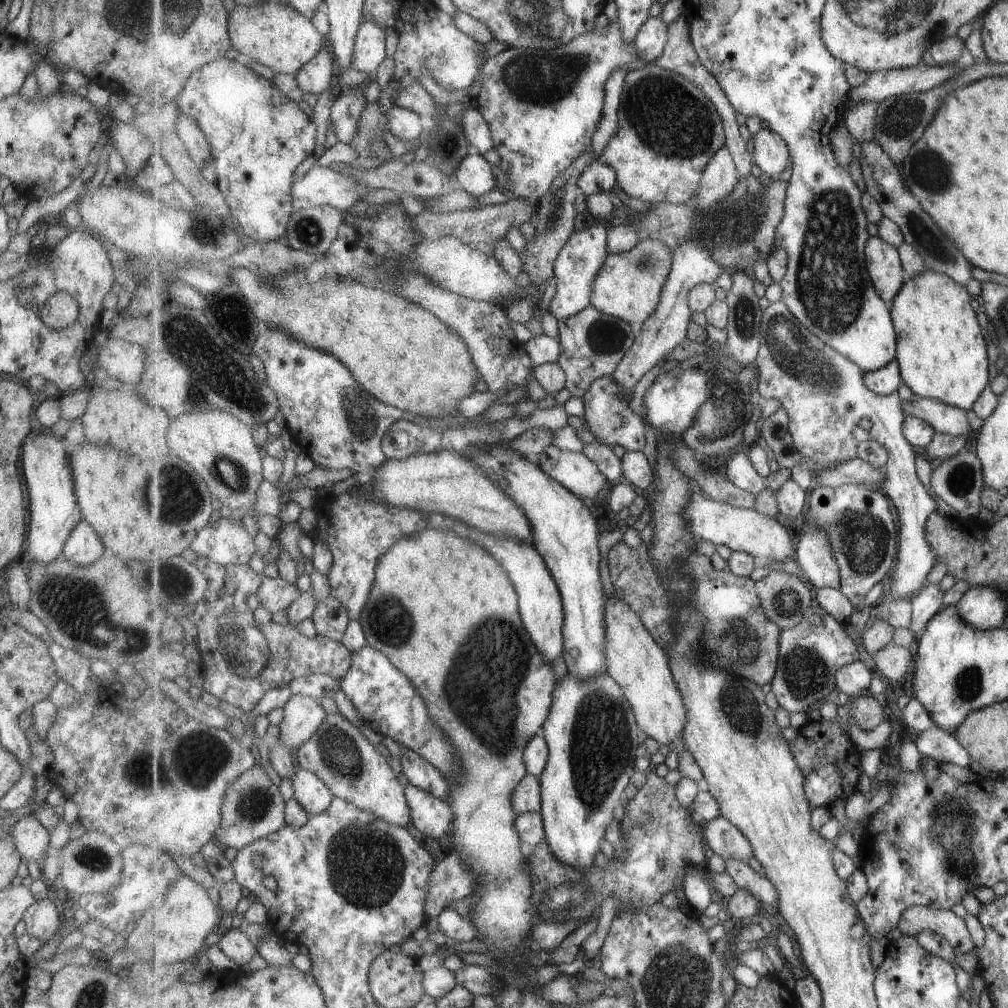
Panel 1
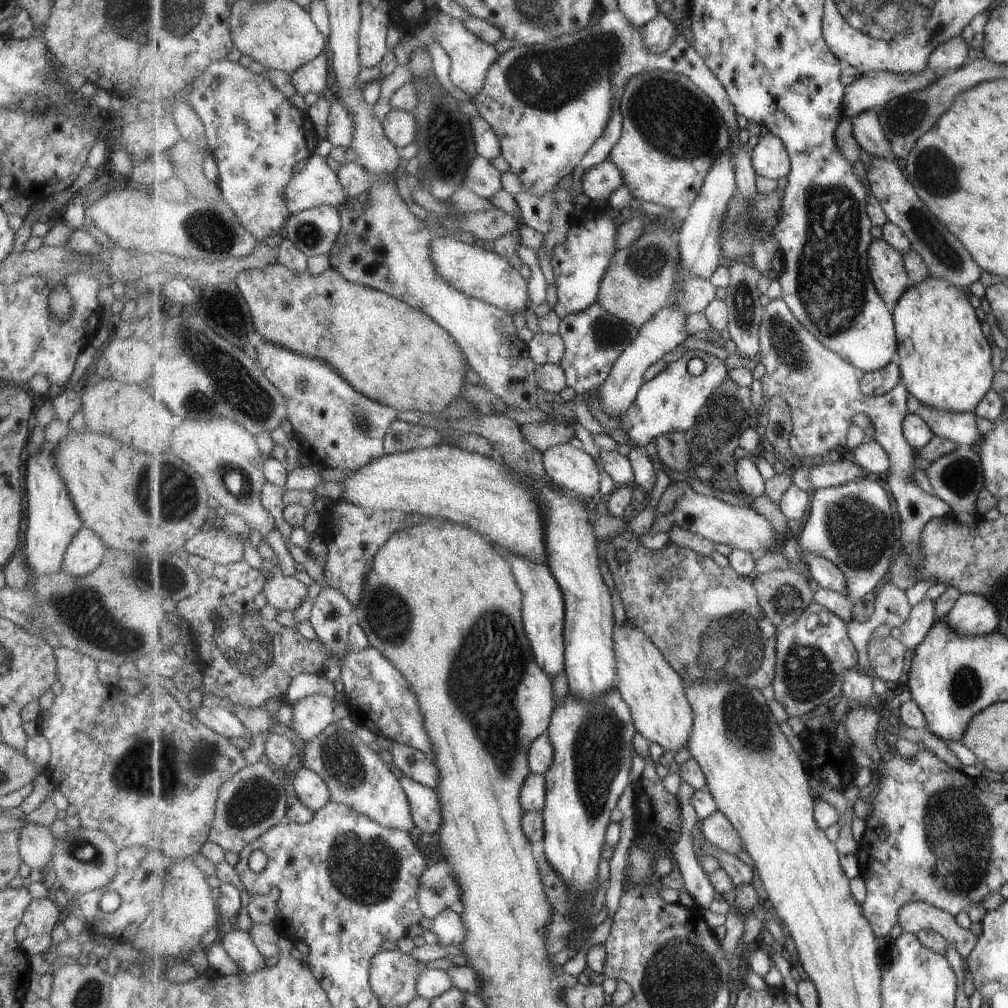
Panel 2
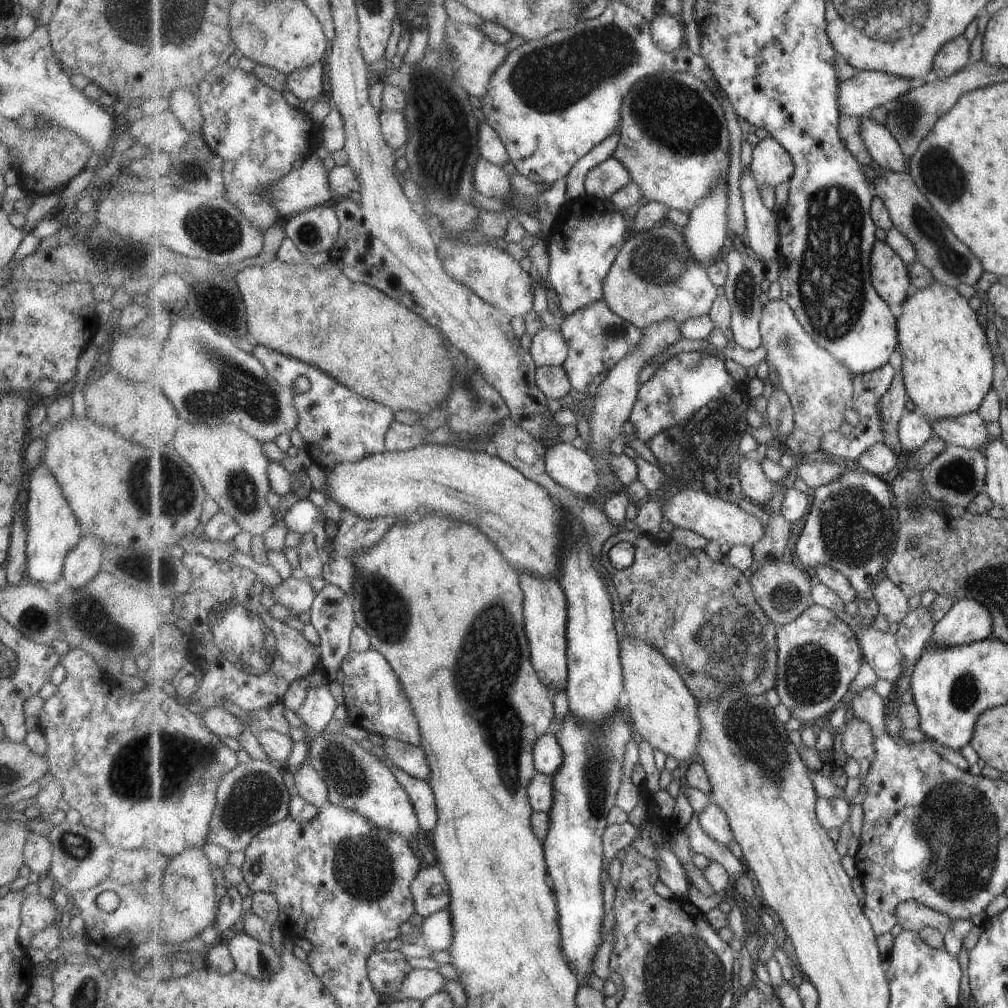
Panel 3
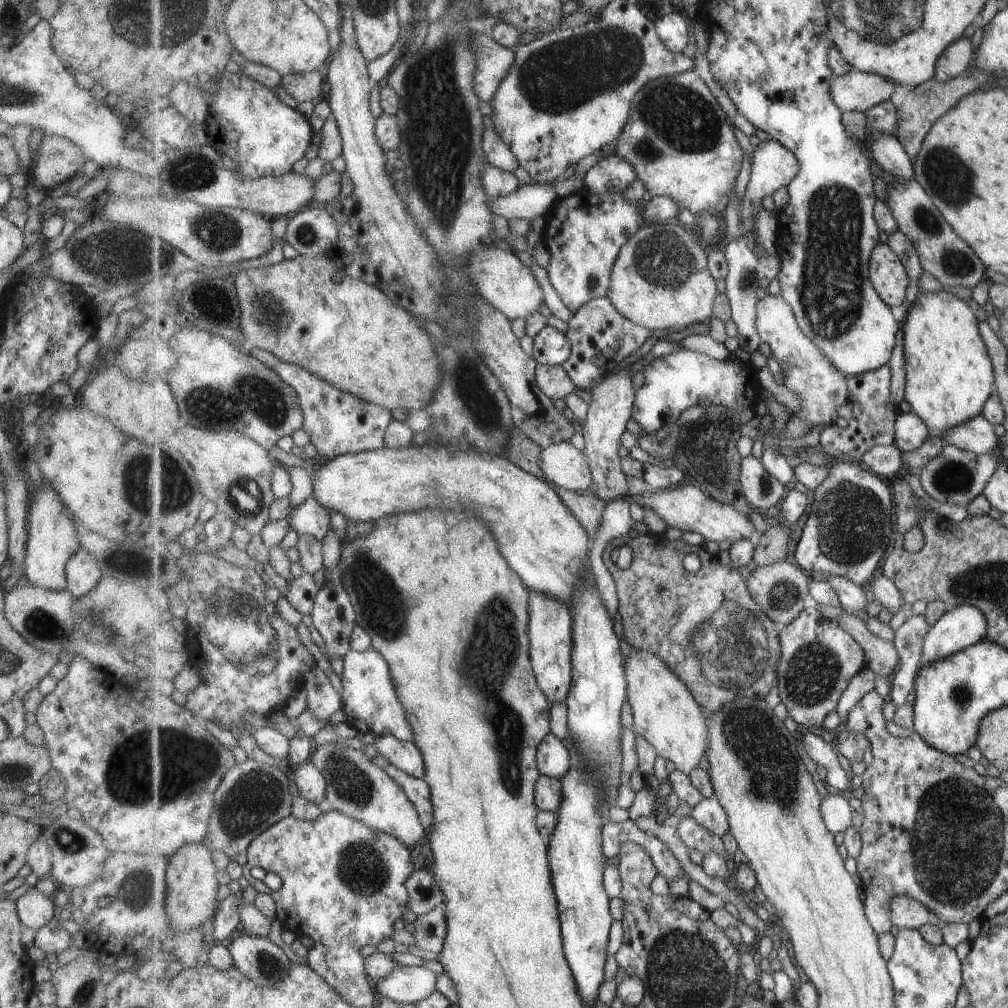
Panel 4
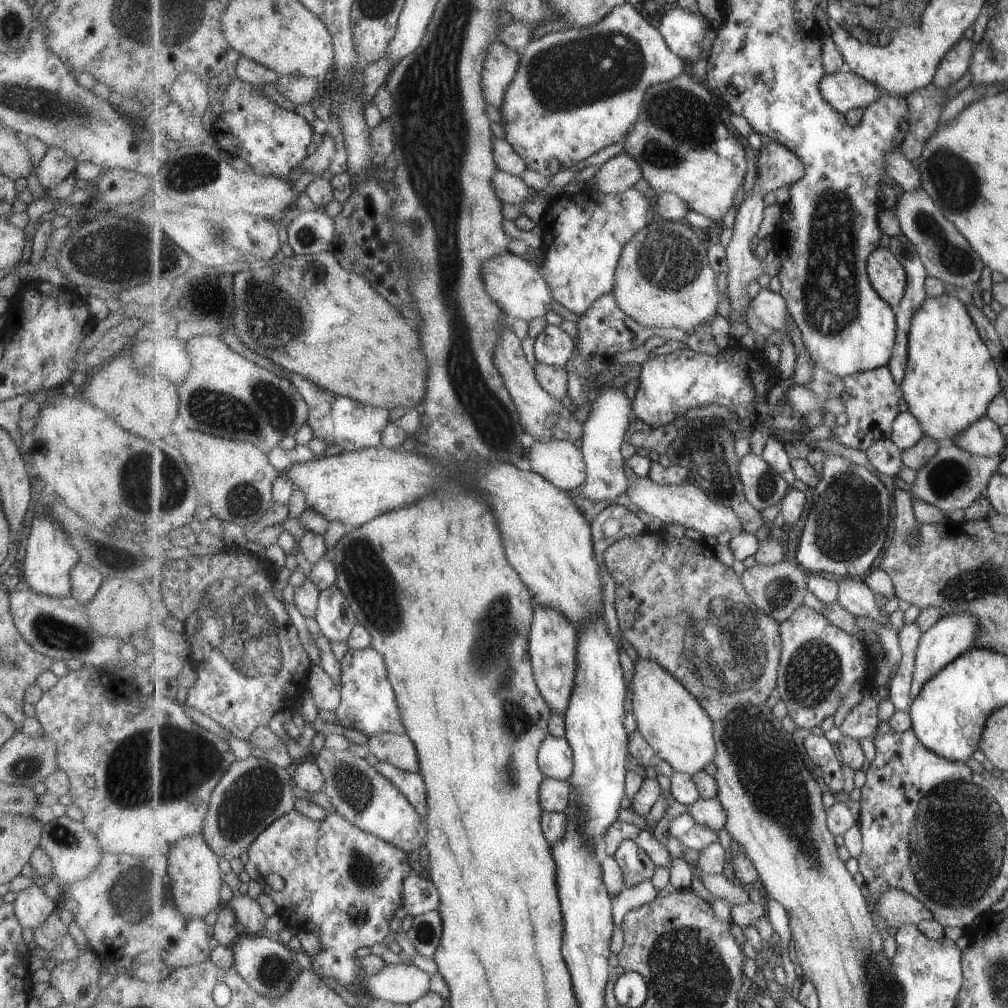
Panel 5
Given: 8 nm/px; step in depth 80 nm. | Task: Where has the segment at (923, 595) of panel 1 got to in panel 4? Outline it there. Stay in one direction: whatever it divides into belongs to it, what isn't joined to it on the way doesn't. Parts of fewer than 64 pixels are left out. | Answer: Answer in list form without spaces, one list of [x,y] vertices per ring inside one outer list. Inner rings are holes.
[[[910,614],[905,622],[896,630],[894,643],[900,654],[900,663],[897,672],[891,678],[891,692],[888,700],[898,707],[907,702],[907,696],[911,694],[916,688],[918,680],[918,672],[922,666],[922,654],[924,651],[924,644],[926,636],[930,633],[931,624],[924,614],[913,615]]]

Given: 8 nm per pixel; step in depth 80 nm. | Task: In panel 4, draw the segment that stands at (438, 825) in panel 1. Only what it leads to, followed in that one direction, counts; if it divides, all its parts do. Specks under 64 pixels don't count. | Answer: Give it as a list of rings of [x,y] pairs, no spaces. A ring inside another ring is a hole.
[[[383,763],[385,770],[406,790],[407,796],[414,802],[415,808],[423,818],[423,826],[433,826],[433,802],[431,802],[431,788],[422,778],[407,774],[395,765]]]

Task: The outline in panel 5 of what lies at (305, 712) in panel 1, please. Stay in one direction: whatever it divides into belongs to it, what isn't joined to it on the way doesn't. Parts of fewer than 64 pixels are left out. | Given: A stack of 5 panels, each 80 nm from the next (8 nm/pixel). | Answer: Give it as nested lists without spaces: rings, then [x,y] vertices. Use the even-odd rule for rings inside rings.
[[[312,665],[308,671],[308,688],[321,710],[335,712],[342,701],[342,690],[333,682],[330,674],[319,665]]]

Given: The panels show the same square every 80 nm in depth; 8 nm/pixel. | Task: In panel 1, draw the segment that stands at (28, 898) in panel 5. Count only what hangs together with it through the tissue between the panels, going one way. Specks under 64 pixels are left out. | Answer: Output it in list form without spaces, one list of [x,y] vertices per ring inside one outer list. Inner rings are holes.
[[[47,898],[33,901],[22,914],[25,932],[40,940],[43,945],[53,936],[55,930],[61,927],[59,912],[55,904]]]

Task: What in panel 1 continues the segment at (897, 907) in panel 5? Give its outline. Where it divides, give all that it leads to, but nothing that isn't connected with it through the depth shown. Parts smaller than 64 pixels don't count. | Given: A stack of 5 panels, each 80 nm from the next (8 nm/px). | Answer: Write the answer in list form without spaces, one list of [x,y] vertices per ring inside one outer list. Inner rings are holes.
[[[925,905],[910,906],[902,914],[899,929],[903,935],[914,937],[927,929],[942,934],[954,946],[956,955],[974,947],[965,922],[953,910],[944,911]]]

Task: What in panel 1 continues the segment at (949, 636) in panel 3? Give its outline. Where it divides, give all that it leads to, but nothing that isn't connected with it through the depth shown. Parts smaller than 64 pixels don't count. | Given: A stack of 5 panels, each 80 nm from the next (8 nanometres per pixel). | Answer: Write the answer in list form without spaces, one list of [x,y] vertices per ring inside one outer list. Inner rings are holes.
[[[991,585],[970,586],[957,601],[960,619],[979,630],[996,629],[1007,618],[1007,606]]]

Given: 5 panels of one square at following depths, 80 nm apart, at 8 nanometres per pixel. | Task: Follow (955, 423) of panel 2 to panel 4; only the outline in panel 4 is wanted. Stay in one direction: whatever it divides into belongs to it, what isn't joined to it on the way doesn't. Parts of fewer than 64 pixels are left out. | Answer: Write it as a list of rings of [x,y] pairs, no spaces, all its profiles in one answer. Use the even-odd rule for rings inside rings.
[[[980,414],[946,430],[942,438],[947,444],[976,455],[997,452],[999,449],[999,438],[993,432],[993,425]]]

